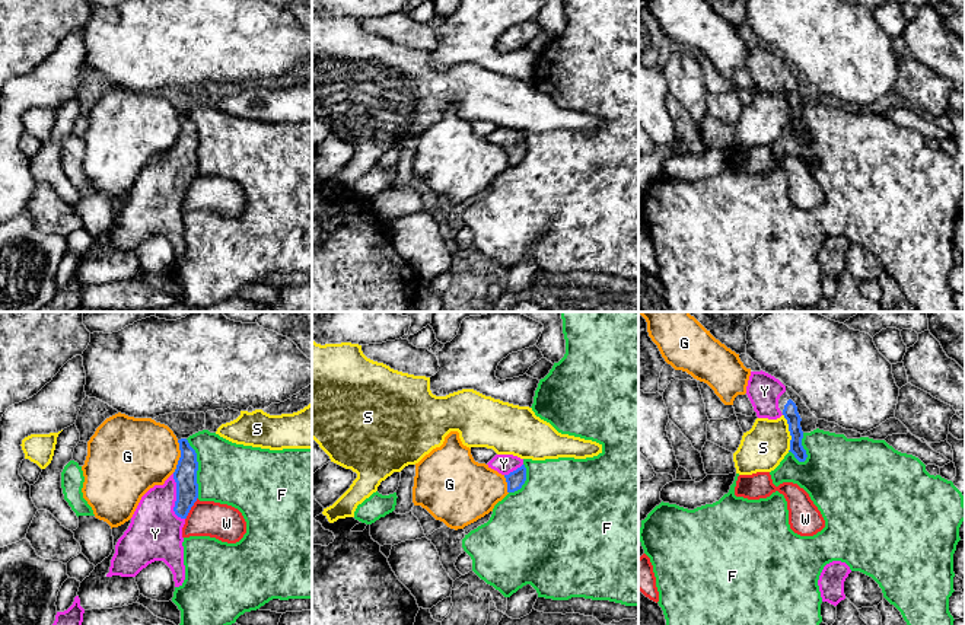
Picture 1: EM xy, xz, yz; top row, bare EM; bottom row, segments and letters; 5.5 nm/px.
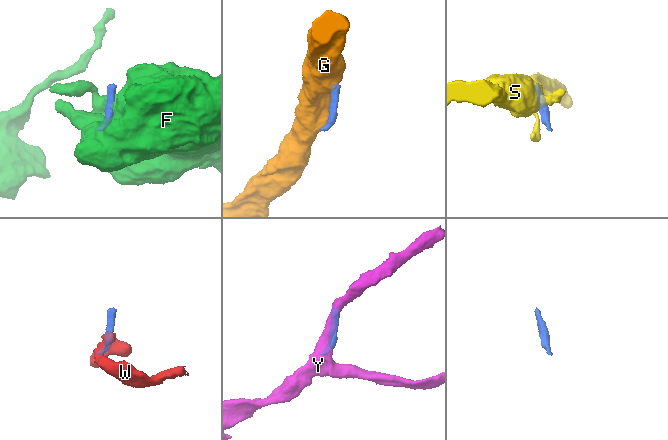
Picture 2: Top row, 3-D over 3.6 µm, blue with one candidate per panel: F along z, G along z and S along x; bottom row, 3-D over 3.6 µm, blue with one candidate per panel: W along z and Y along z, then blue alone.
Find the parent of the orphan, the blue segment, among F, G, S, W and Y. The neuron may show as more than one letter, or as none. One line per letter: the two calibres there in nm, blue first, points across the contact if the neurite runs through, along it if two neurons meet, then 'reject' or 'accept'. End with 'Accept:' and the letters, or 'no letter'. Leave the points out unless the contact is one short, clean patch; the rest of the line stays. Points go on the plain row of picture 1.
F: 130 nm thick on the blue side, 340 nm on the other; reject
G: 130 nm thick on the blue side, 400 nm on the other; reject
S: 80 nm thick on the blue side, 240 nm on the other; border along yz (783, 88), (790, 109), (789, 124); reject
W: 130 nm thick on the blue side, 200 nm on the other; border along xy (197, 171), (185, 193); reject
Y: 130 nm thick on the blue side, 300 nm on the other; accept
Accept: Y

